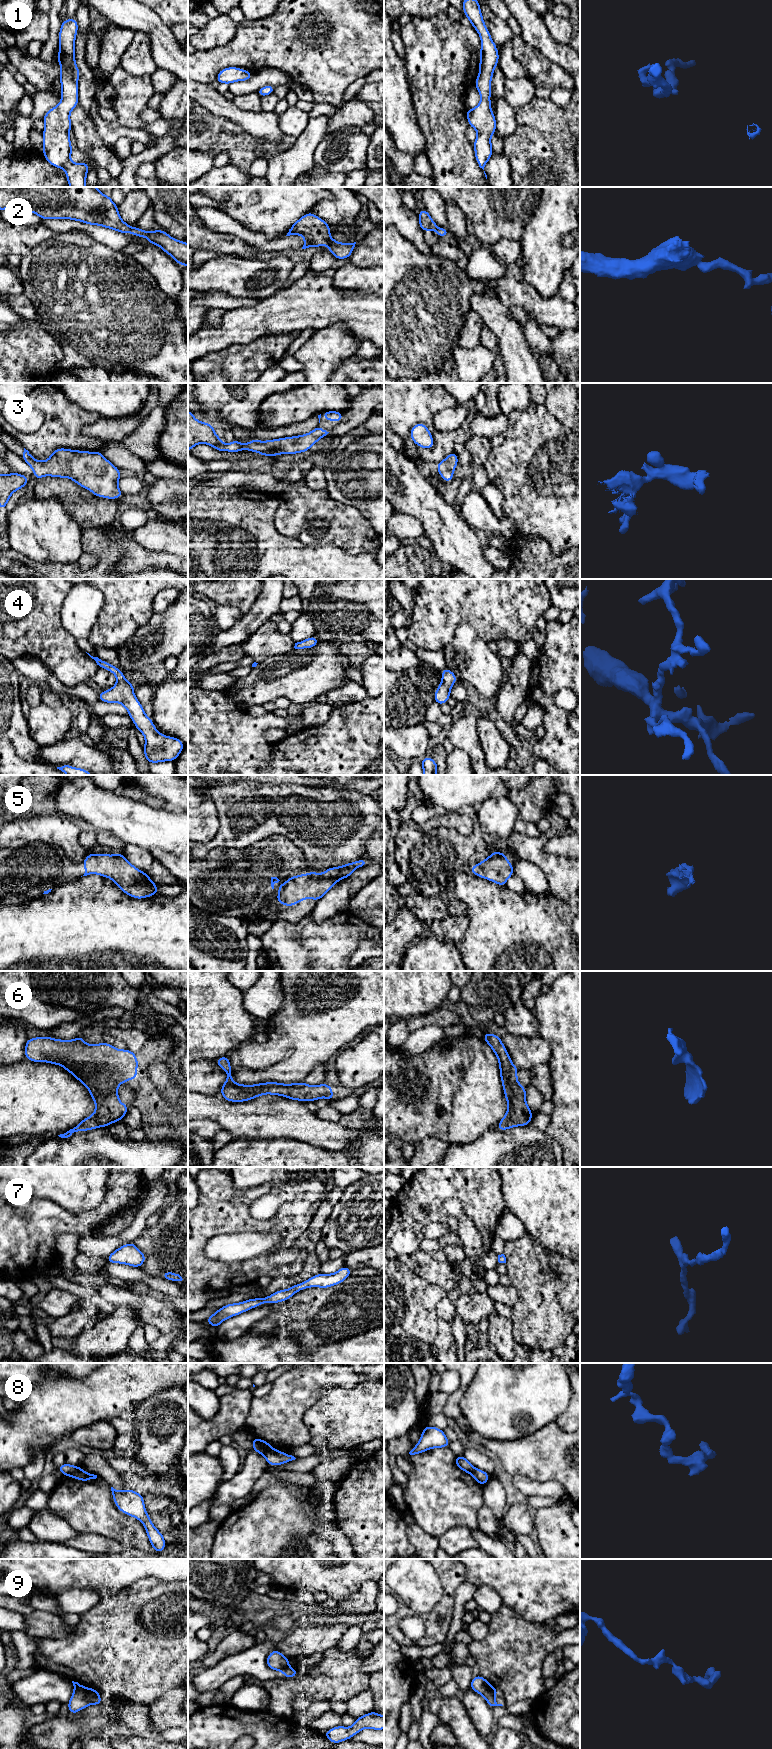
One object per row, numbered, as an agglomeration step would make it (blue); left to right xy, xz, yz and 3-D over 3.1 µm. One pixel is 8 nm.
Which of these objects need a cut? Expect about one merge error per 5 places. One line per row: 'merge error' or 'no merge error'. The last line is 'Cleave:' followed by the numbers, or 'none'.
1: no merge error
2: no merge error
3: no merge error
4: no merge error
5: no merge error
6: no merge error
7: no merge error
8: merge error
9: merge error
Cleave: 8, 9

